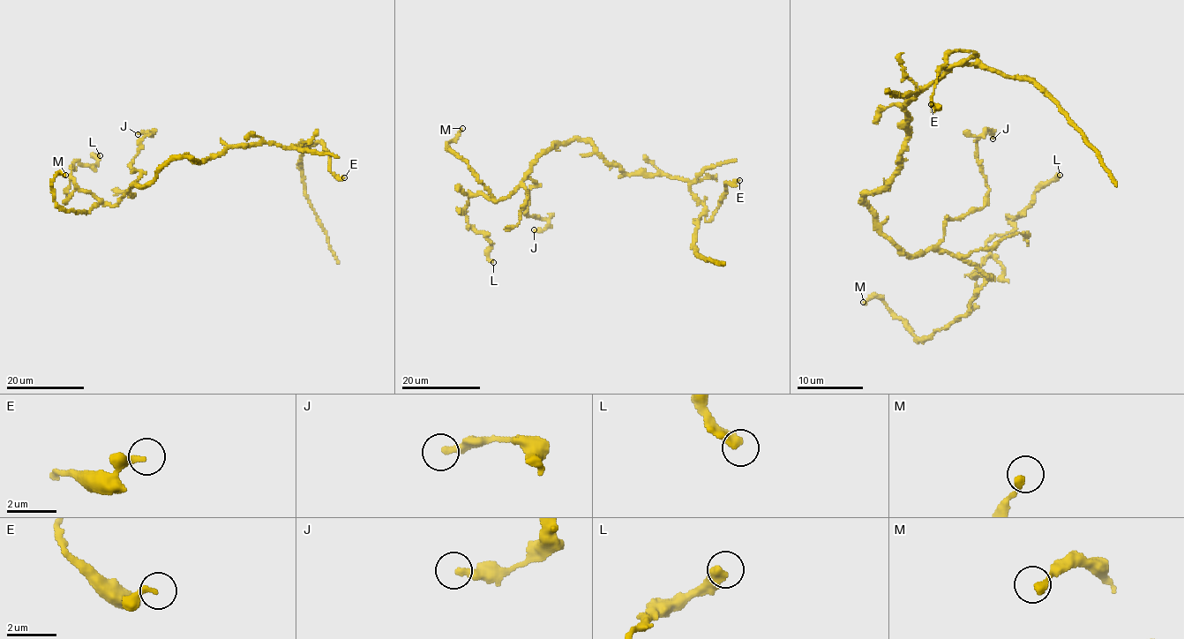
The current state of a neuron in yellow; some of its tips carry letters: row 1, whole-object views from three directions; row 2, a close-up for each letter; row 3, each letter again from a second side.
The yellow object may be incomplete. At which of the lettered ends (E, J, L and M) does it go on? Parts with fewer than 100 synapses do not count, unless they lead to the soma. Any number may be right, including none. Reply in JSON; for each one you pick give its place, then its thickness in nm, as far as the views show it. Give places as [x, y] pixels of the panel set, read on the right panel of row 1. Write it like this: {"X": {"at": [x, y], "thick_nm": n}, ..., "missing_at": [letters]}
{"missing_at": []}

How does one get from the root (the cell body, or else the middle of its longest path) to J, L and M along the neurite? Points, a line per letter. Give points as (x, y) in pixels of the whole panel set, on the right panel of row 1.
J: (886, 184), (864, 204), (918, 255), (945, 219), (984, 206), (977, 140), (992, 139)
L: (886, 184), (863, 200), (895, 246), (961, 255), (989, 280), (975, 274), (986, 244), (1060, 175)
M: (886, 184), (863, 200), (895, 246), (961, 255), (992, 278), (965, 314), (923, 340), (880, 299), (863, 302)

